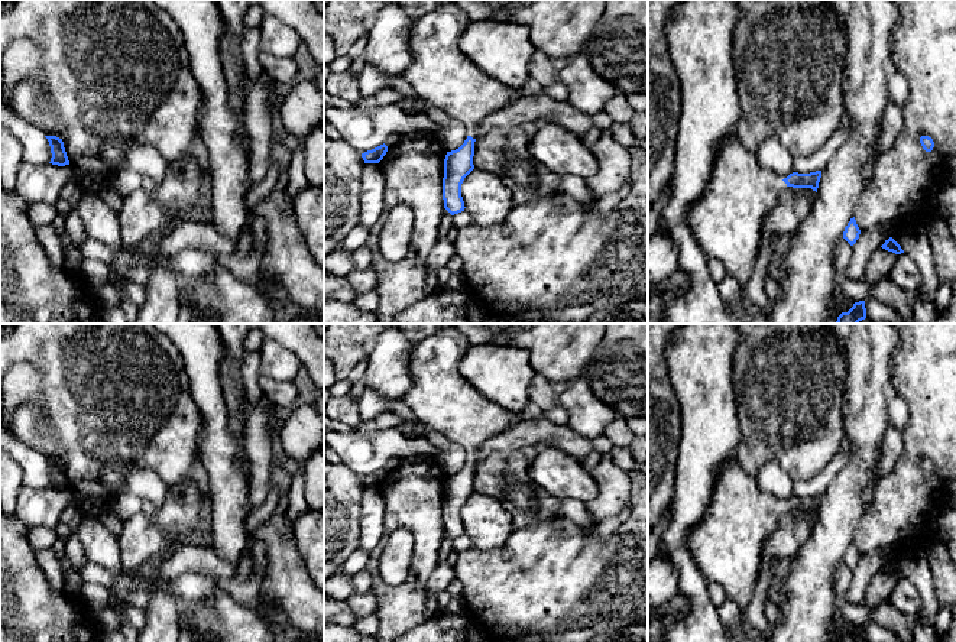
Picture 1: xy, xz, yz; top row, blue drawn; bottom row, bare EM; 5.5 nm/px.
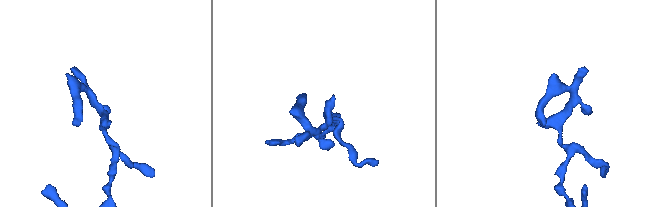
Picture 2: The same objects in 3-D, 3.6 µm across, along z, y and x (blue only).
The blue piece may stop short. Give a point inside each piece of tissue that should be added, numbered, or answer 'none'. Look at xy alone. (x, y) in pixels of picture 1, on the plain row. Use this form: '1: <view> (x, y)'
none

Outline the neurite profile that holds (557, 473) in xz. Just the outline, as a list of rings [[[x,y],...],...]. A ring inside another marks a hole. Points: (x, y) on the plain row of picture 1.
[[[557,447],[538,453],[529,464],[528,474],[538,487],[560,500],[587,503],[597,496],[597,484],[590,471]]]

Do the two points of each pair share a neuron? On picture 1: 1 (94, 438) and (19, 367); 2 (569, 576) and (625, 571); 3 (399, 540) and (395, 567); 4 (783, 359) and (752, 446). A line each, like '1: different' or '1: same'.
1: same
2: same
3: same
4: same

